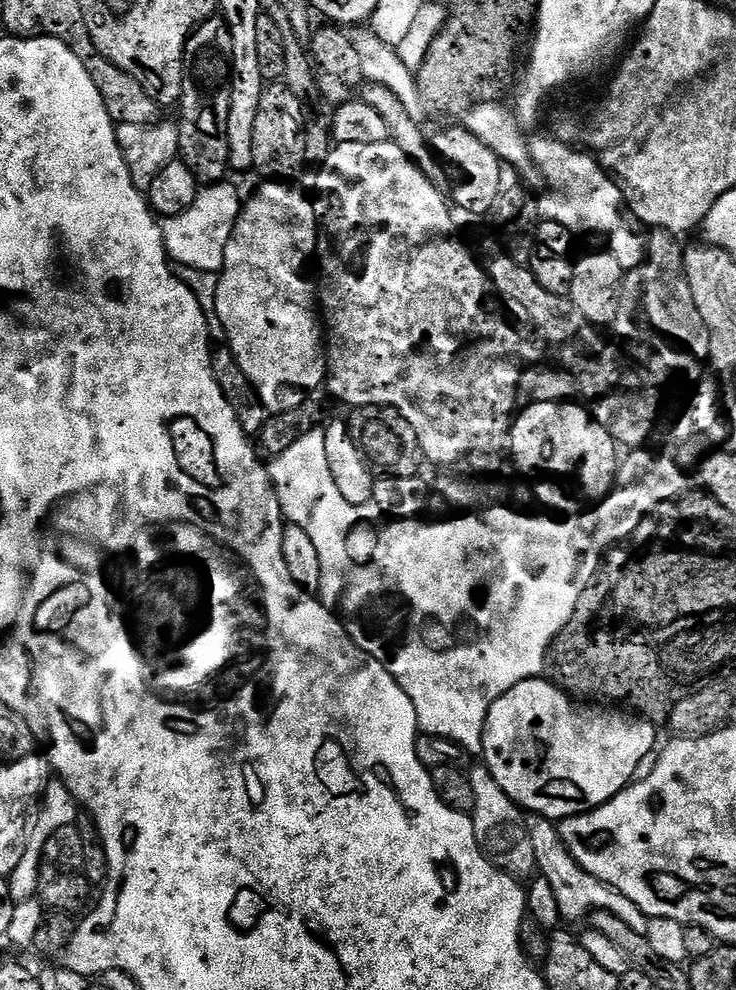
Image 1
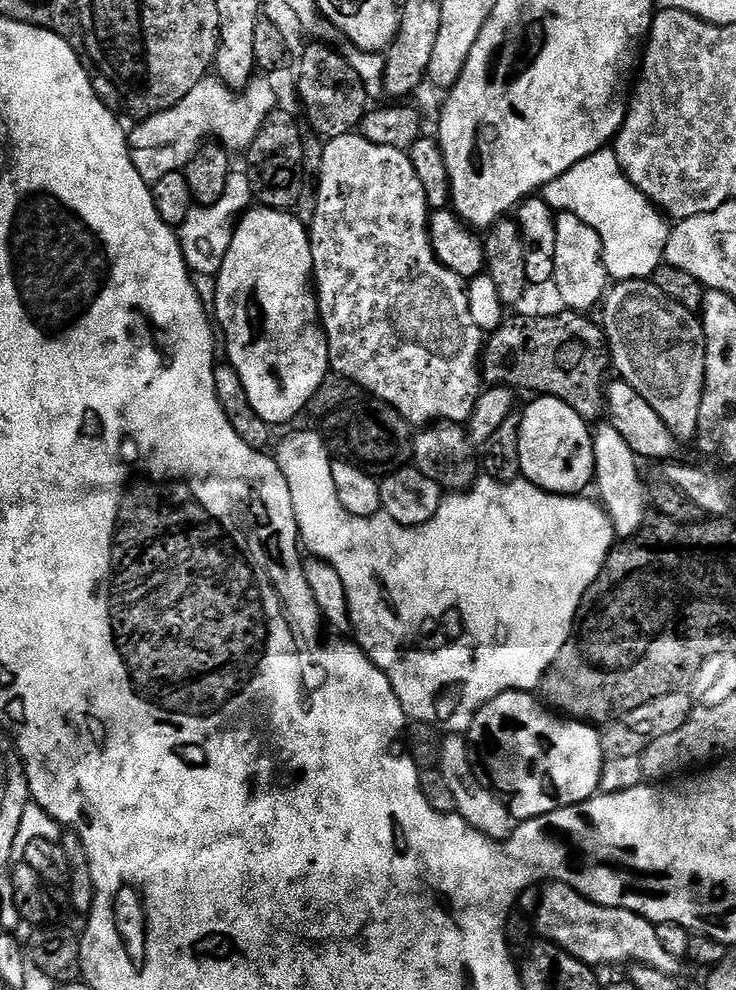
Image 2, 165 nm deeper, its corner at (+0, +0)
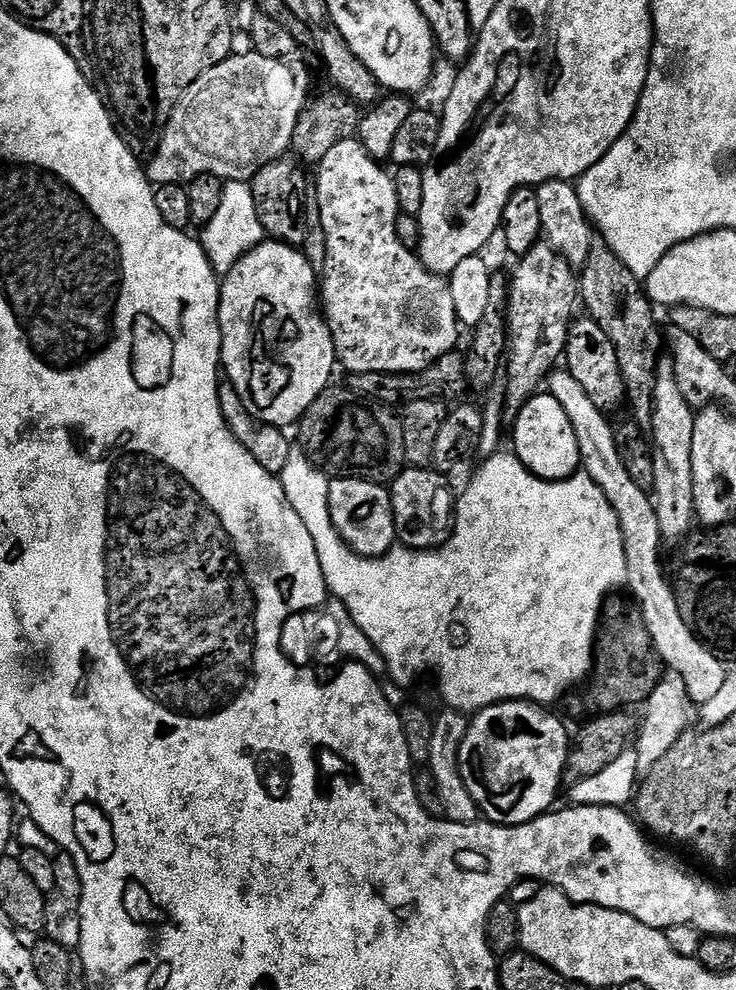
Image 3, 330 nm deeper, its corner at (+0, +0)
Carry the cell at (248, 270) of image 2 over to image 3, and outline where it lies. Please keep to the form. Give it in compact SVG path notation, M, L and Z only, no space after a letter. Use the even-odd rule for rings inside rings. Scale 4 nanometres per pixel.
M265 239L257 248L247 252L234 266L234 270L230 270L228 276L223 277L220 285L220 358L227 383L236 387L242 402L246 402L246 410L250 410L250 414L254 414L262 422L273 424L276 428L287 429L288 424L295 425L314 402L314 398L318 398L318 394L322 394L324 389L333 383L332 371L337 371L338 361L332 332L328 329L323 311L318 307L318 272L304 257L299 247L283 244L280 240Z

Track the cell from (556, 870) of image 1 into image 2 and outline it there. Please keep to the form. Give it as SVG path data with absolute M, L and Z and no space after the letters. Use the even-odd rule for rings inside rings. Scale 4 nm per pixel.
M549 883L540 893L540 904L534 915L534 928L540 932L545 941L556 944L562 950L566 950L574 958L578 958L583 964L597 966L596 964L645 964L651 968L657 968L669 974L679 973L682 967L681 961L675 960L666 950L662 950L662 942L658 942L656 925L651 920L642 918L633 912L627 912L621 908L607 908L601 904L595 904L588 900L578 890L574 890L569 884Z

